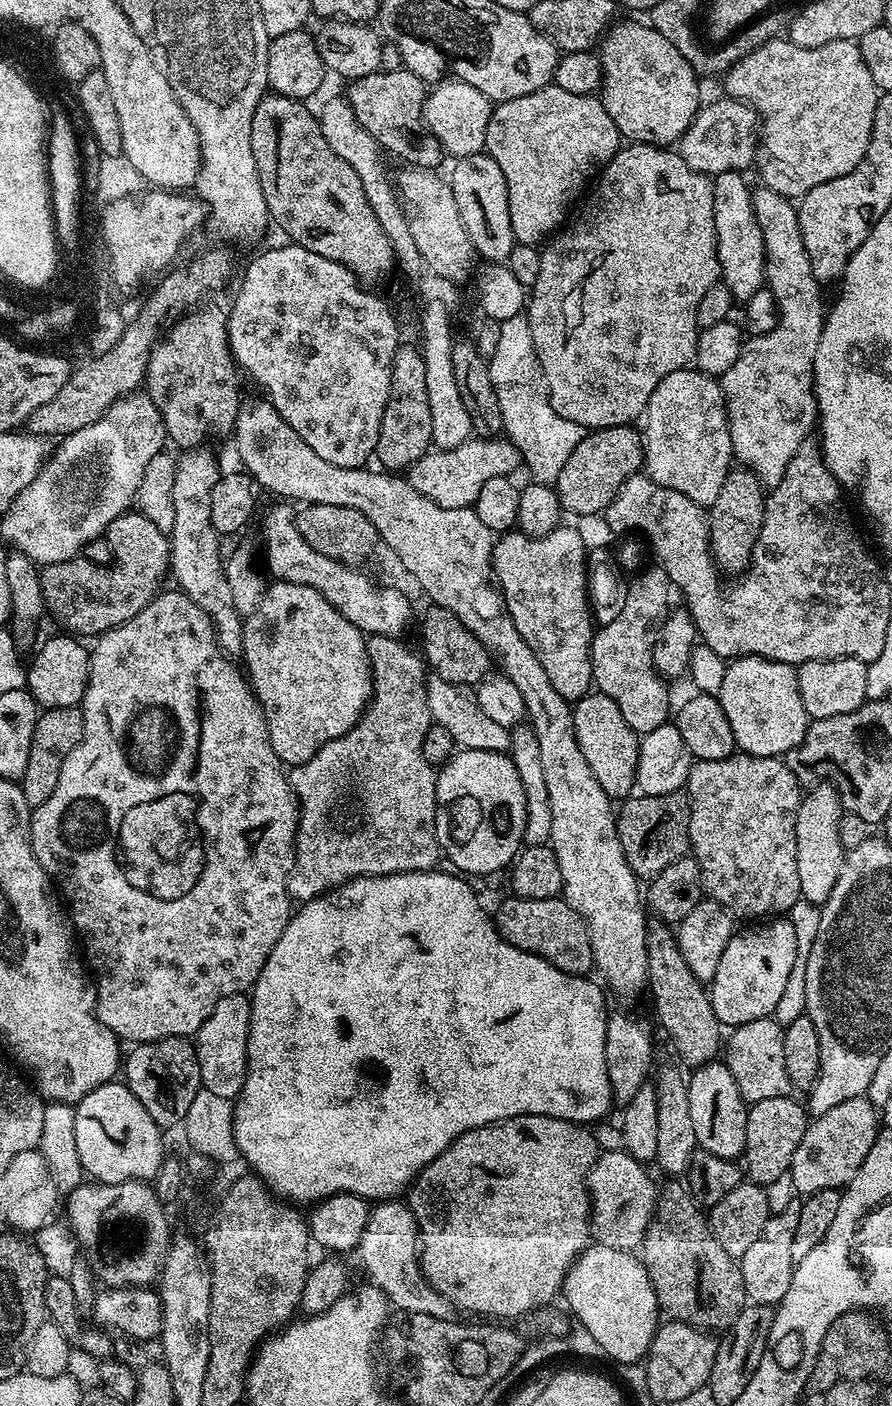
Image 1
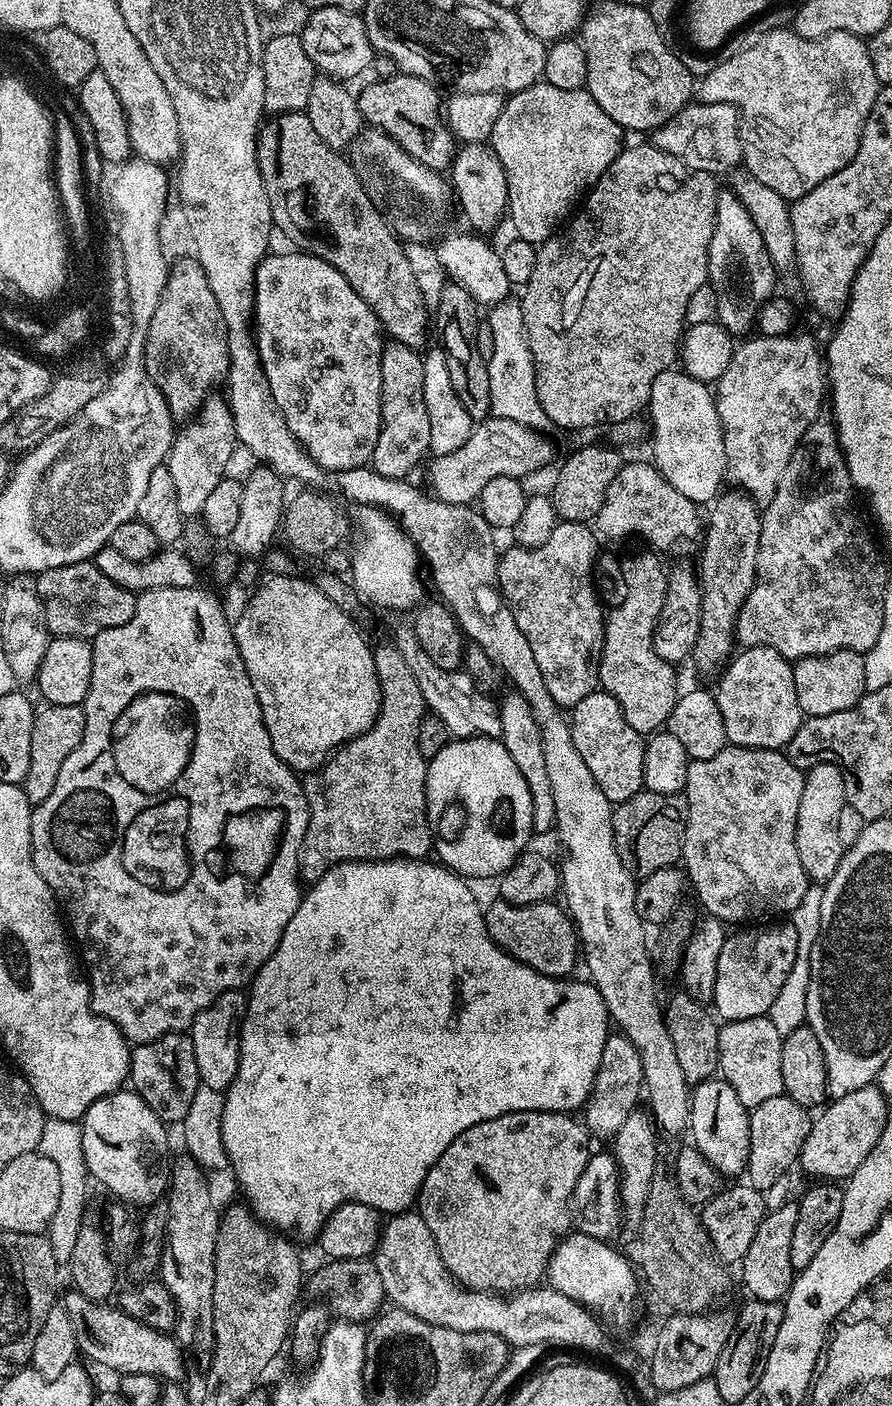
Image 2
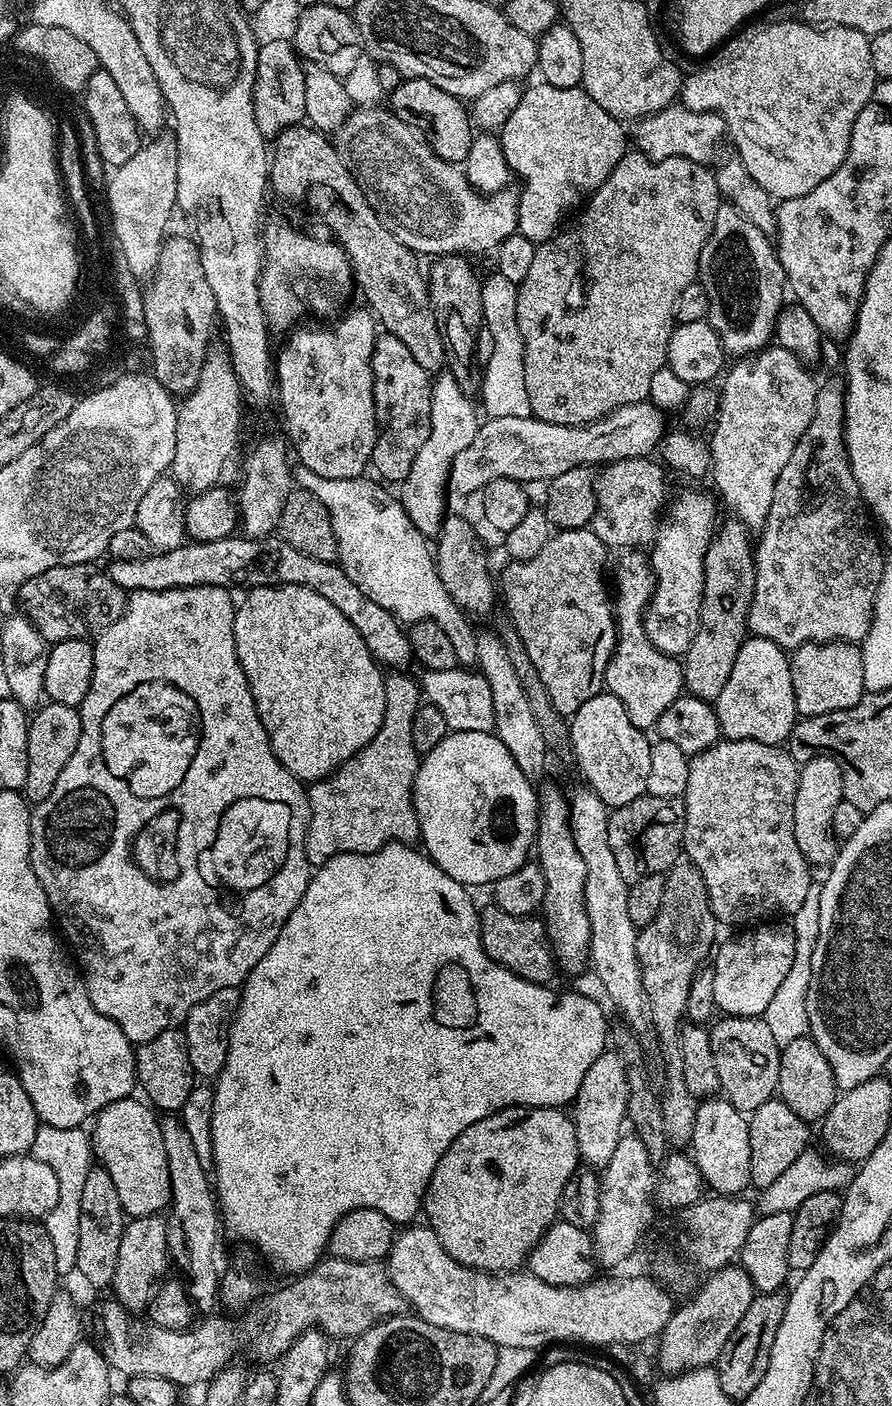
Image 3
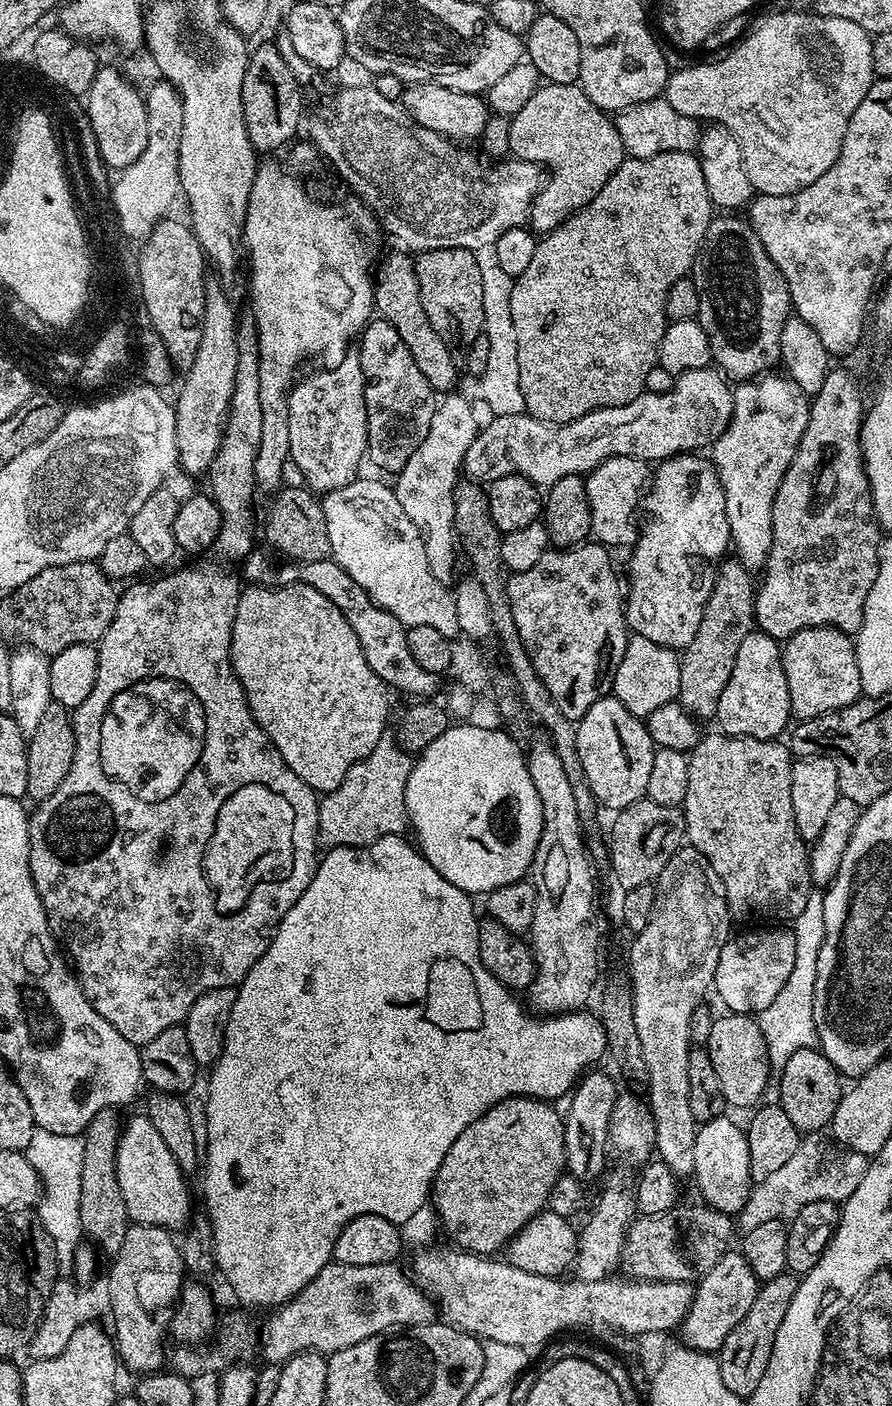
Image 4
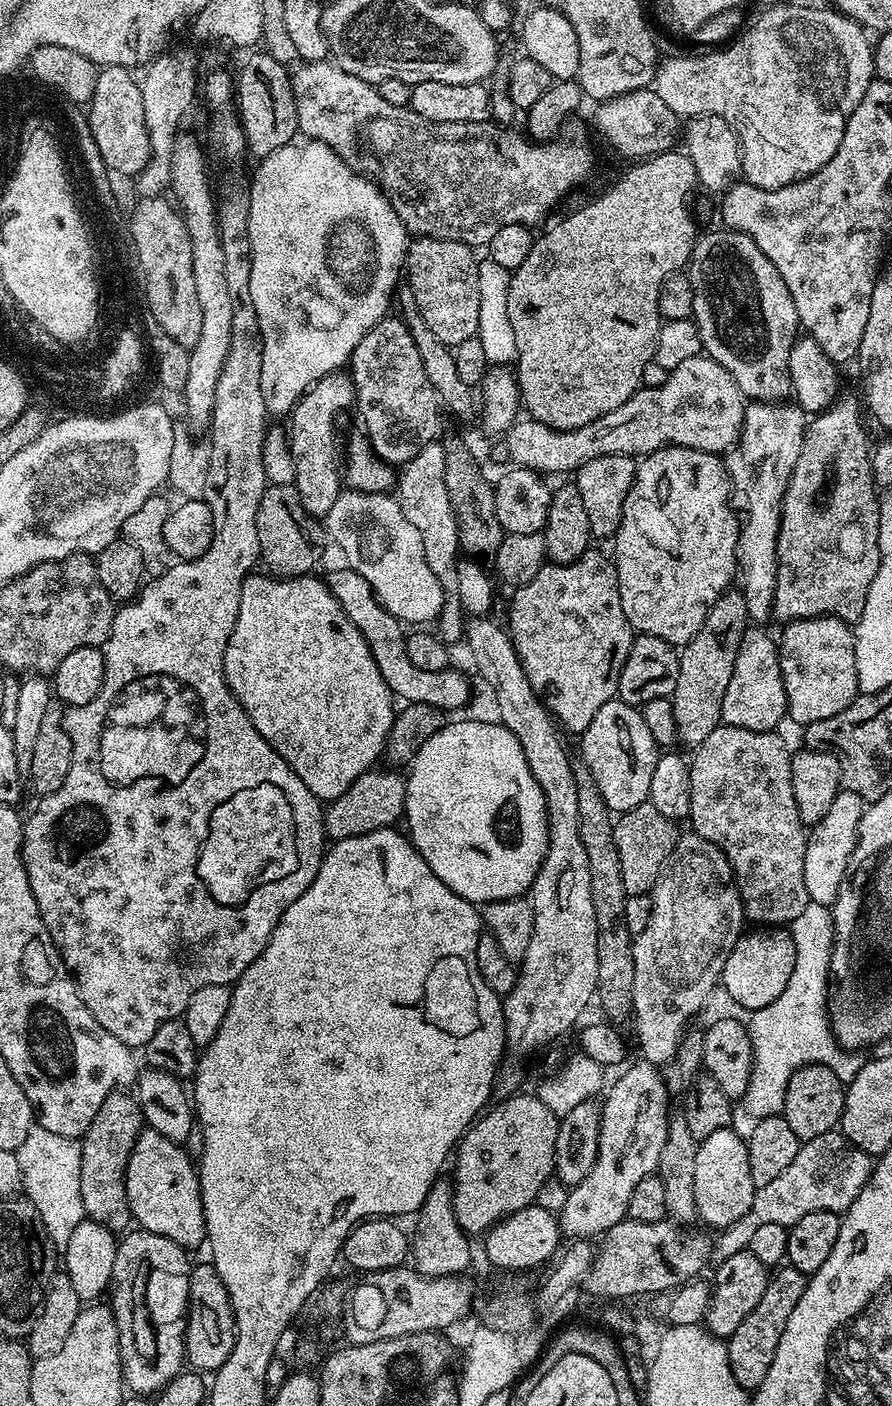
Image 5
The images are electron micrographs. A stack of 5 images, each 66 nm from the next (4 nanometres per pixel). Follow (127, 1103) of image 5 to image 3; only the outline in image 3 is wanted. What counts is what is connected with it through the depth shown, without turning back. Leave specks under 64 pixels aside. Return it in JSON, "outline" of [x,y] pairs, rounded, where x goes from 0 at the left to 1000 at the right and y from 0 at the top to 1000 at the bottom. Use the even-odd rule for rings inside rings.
{"outline":[[[105,829],[96,836],[94,846],[92,846],[92,854],[89,858],[85,903],[89,908],[91,907],[110,916],[119,916],[124,914],[140,870],[141,866],[136,861],[132,846],[129,846],[128,841],[124,840],[117,831]]]}

